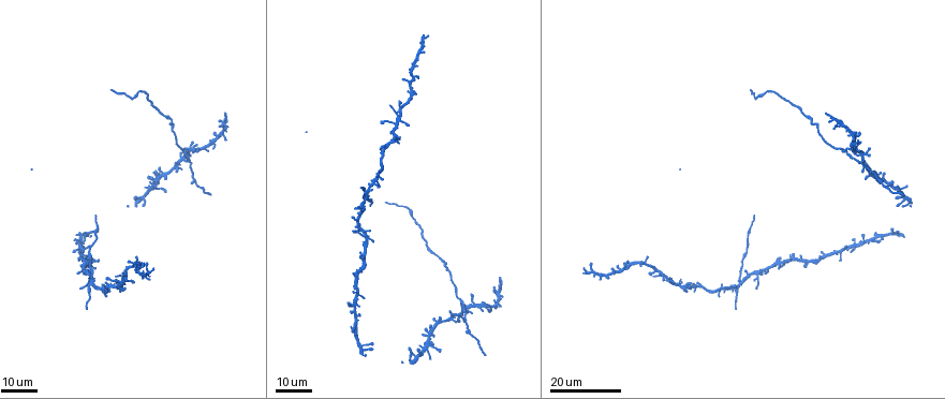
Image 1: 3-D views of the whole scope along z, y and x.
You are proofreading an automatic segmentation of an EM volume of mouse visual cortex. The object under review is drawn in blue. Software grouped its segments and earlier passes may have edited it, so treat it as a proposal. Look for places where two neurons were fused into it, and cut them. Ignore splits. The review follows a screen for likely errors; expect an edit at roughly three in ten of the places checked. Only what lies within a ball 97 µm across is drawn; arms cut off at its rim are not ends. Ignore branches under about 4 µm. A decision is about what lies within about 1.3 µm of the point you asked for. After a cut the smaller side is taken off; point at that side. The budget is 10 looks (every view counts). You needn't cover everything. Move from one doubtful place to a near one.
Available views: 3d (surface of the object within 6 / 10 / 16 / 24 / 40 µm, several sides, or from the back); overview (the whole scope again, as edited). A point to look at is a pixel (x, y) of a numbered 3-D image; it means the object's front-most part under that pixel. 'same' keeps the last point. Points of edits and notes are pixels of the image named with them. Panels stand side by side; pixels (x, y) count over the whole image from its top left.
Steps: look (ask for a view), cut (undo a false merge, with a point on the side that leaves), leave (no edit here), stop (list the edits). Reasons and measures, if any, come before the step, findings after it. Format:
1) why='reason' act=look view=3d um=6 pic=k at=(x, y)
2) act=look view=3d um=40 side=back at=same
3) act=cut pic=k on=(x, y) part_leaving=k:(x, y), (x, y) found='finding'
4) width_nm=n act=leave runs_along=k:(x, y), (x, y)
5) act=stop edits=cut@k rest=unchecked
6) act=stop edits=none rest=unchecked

act=look view=3d um=24 pic=1 at=(863, 156)

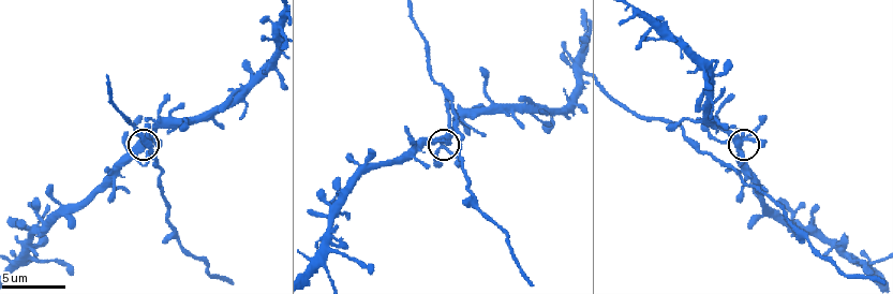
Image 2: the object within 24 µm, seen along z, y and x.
act=look view=3d um=10 pic=2 at=(144, 149)

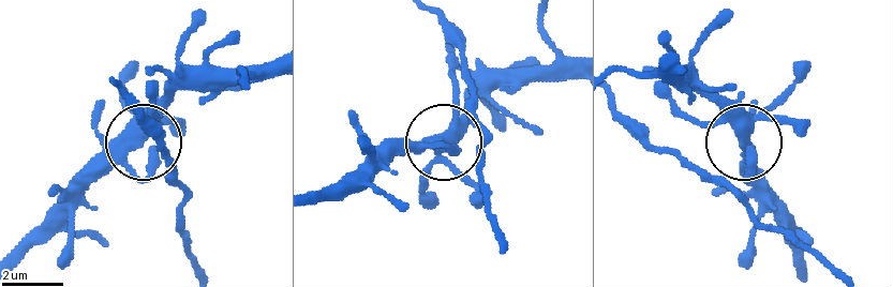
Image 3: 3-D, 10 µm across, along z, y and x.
arms=3 act=leave found='one neuron here'

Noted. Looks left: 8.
act=look view=3d um=16 pic=1 at=(757, 273)

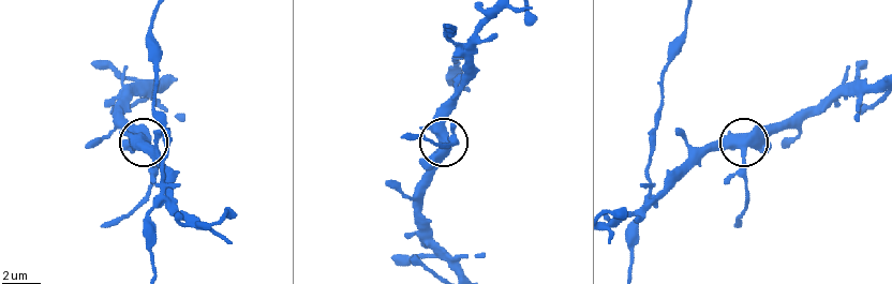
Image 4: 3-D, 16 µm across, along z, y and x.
why='zoom in' act=look view=3d um=10 pic=4 at=(743, 153)

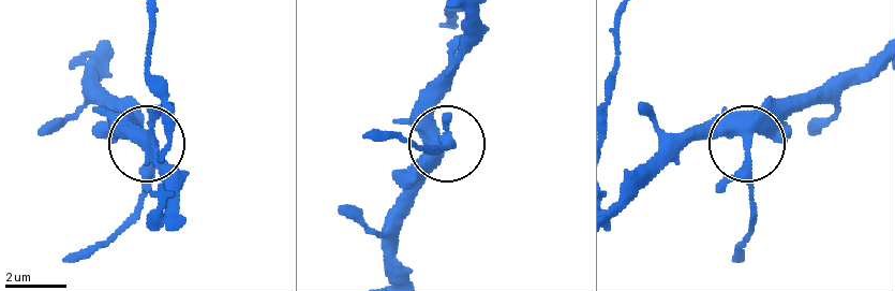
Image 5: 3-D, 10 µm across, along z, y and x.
width_nm=380 act=cut pic=5 on=(143, 179) found='a second neuron is stuck on'

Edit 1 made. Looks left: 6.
why='looks like a crossing' act=look view=3d um=24 pic=1 at=(92, 283)

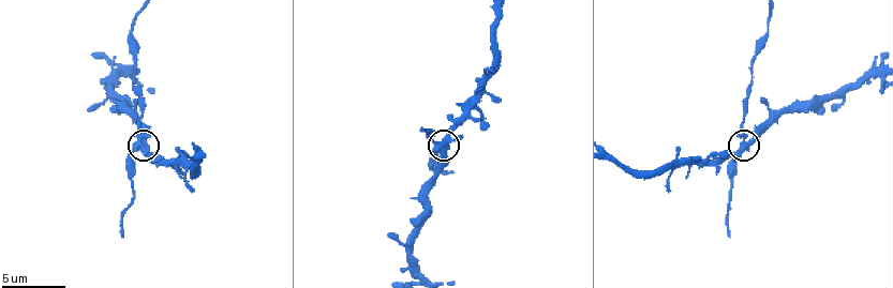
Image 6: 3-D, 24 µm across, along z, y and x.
act=look view=3d um=6 pic=6 at=(436, 146)

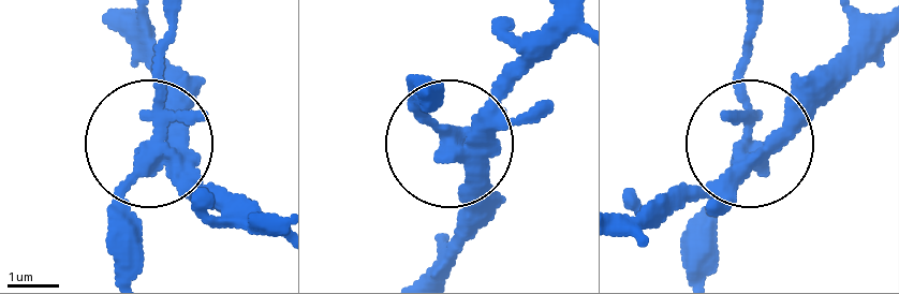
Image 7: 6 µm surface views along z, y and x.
side_arm_um=53 arms=5 act=cut pic=7 on=(153, 86) found='a second neuron is stuck on'

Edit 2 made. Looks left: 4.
act=look view=overview

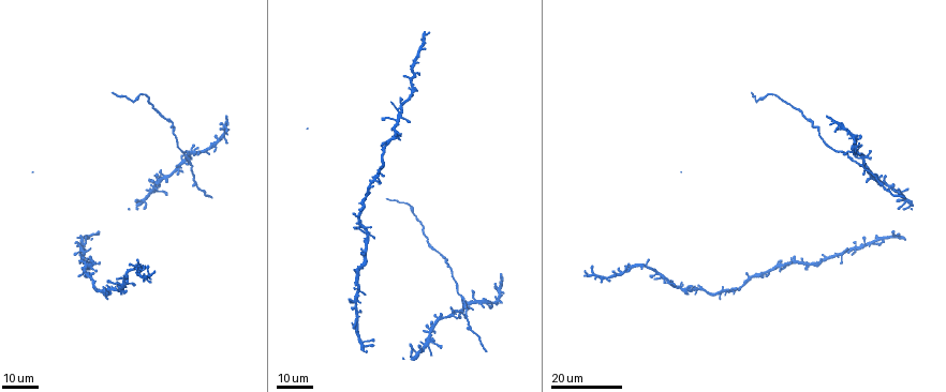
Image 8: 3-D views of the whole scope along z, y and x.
why='four or more arms meet' act=look view=3d um=24 pic=8 at=(398, 120)

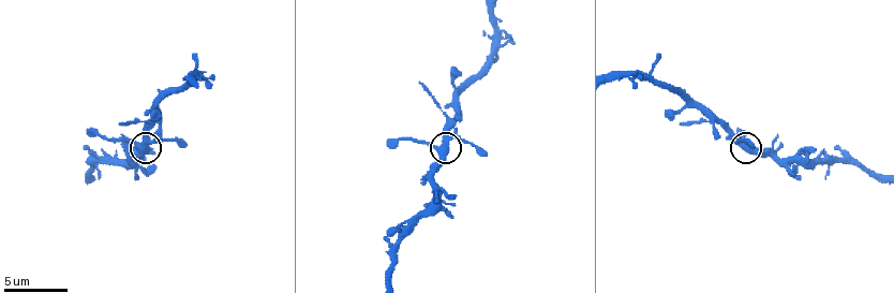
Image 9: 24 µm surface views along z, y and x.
act=look view=3d um=10 pic=9 at=(443, 147)

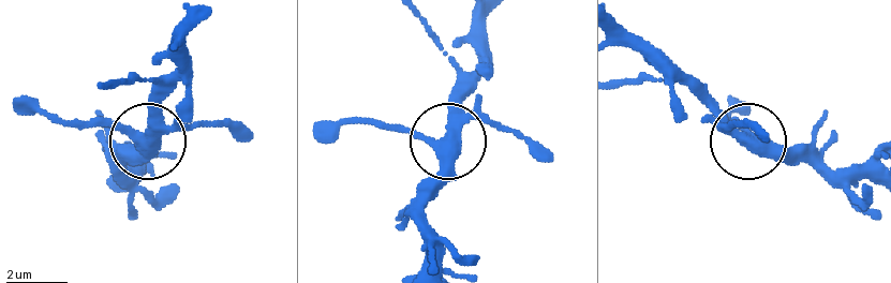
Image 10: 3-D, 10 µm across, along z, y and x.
arms=4 act=leave runs_along=10:(873, 174), (827, 174), (758, 148), (684, 76) found='all the same neuron'

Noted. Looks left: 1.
act=stop edits=cut@5,cut@7 rest=unchecked

